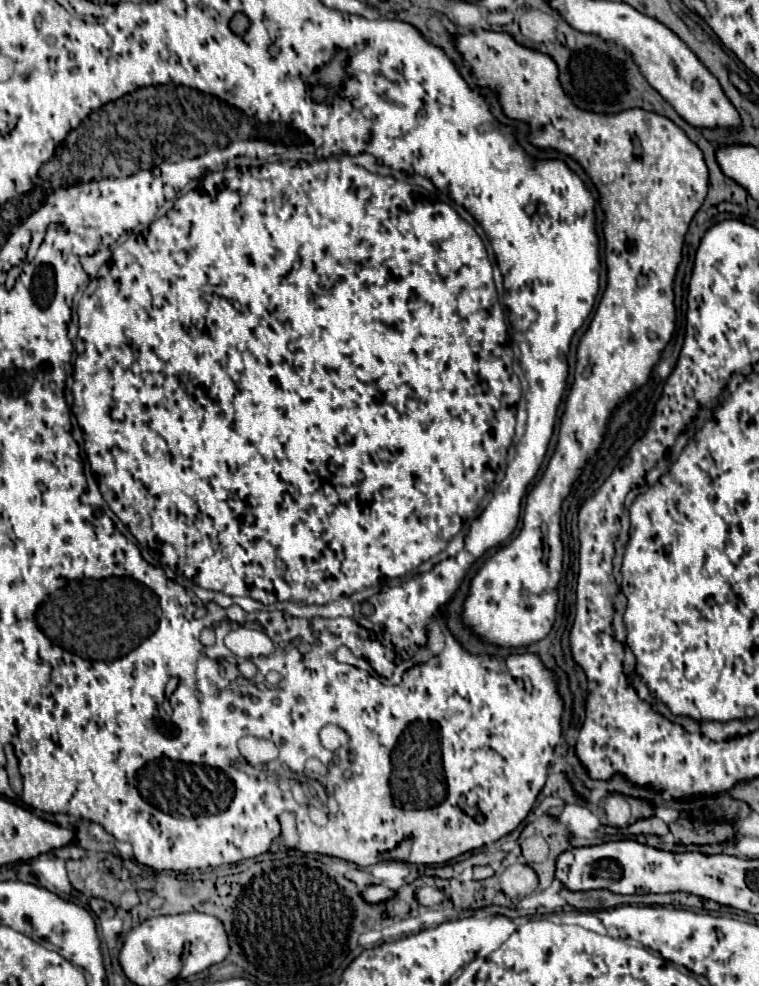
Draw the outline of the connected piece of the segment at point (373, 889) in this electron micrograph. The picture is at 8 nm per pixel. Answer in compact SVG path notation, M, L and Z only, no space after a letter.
M369 886L365 892L363 892L363 898L369 902L369 904L379 904L383 900L389 900L393 898L395 892L385 888L385 886Z

